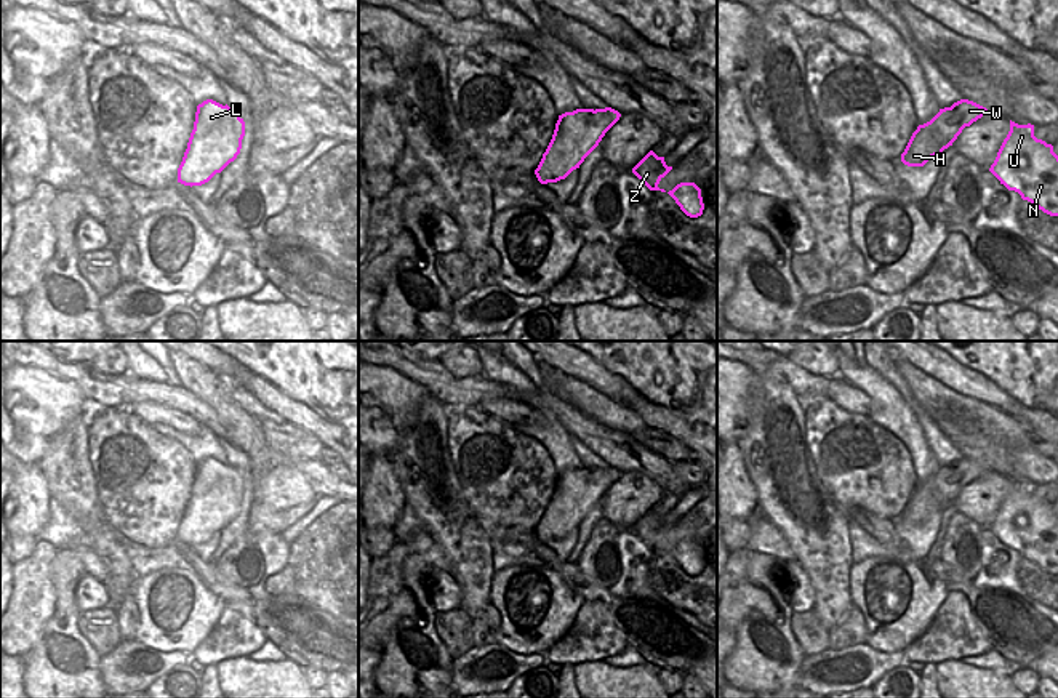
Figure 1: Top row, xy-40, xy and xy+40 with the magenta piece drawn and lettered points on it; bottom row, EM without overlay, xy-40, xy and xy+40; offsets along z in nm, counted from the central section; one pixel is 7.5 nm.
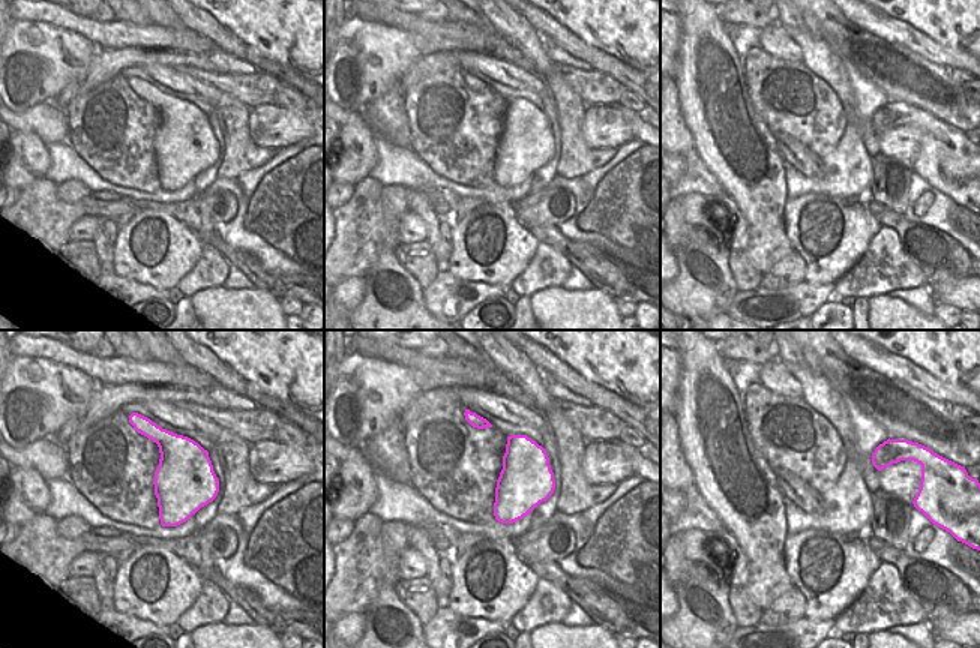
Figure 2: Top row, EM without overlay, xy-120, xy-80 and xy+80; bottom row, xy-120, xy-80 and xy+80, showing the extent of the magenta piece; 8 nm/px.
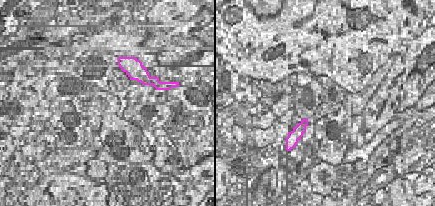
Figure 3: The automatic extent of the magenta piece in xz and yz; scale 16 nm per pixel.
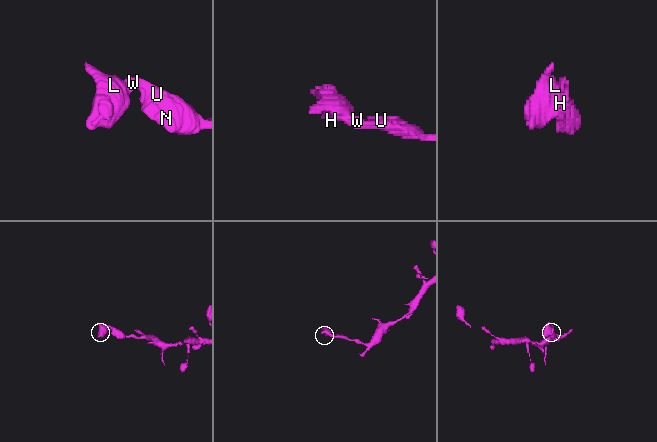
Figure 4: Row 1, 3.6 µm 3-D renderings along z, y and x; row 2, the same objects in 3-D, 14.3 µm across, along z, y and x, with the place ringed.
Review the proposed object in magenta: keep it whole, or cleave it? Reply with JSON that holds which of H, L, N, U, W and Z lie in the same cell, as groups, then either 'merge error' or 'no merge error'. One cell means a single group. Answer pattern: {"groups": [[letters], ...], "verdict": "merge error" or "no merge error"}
{"groups": [["H", "L"], ["N", "U", "W", "Z"]], "verdict": "merge error"}

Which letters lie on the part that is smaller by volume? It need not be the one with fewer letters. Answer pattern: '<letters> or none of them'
H, L

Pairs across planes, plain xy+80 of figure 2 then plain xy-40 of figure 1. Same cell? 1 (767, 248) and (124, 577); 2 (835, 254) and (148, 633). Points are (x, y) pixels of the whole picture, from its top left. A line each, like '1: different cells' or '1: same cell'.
1: same cell
2: same cell

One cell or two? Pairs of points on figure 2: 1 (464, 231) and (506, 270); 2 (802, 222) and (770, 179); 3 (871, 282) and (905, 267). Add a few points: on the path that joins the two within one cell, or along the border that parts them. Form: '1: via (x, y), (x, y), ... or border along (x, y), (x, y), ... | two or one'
1: via (465, 246), (467, 255), (474, 263), (491, 267) | one
2: border along (787, 198), (784, 210), (785, 236) | two
3: via (880, 273), (884, 269), (896, 269) | one

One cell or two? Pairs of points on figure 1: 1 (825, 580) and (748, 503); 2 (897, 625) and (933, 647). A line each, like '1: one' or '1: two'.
1: two
2: two

